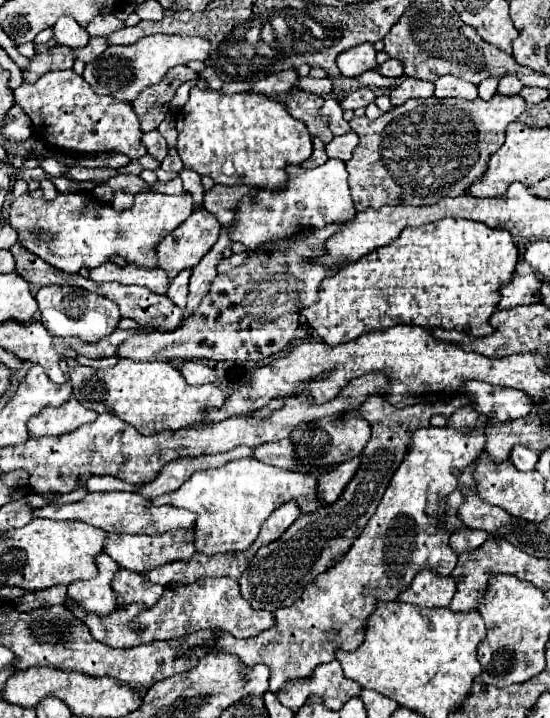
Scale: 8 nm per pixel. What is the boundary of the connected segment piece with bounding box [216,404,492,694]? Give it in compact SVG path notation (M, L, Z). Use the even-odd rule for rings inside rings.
M466 404L448 418L446 426L442 428L430 426L430 428L414 430L408 444L408 452L400 462L398 470L394 472L382 502L378 504L374 516L368 520L364 532L354 540L348 554L340 556L340 560L336 560L336 564L328 572L320 574L310 584L310 588L304 590L300 600L296 600L288 608L276 610L274 614L276 624L268 632L262 632L258 636L244 638L244 640L224 632L224 636L216 642L216 648L236 654L246 666L254 666L260 662L266 664L270 668L270 692L278 694L286 682L310 678L316 666L334 660L334 654L338 648L356 650L364 640L364 634L362 634L364 616L374 612L378 600L394 600L398 592L408 588L408 584L412 582L416 572L420 572L420 568L432 568L442 576L450 574L458 562L458 556L448 544L450 534L438 522L438 516L442 514L442 500L448 492L458 488L458 478L464 472L464 468L470 466L484 450L484 444L486 444L484 432L488 424L492 424L492 418L478 412L476 404Z

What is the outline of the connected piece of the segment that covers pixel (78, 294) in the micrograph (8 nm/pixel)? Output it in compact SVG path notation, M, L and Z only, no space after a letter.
M42 286L36 294L36 300L42 312L44 328L58 338L76 336L84 342L96 342L112 334L120 322L120 312L112 300L74 286Z

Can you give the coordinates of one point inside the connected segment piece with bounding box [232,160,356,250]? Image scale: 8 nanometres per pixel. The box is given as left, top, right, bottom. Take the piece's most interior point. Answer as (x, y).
(314, 198)

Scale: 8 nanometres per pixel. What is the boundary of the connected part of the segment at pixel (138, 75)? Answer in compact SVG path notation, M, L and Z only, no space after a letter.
M152 34L140 38L132 46L108 46L106 52L102 52L96 60L86 64L86 70L82 74L84 80L94 88L94 92L110 94L118 100L132 102L136 96L152 86L158 84L164 74L178 64L188 64L192 60L206 60L210 50L210 42L204 38L184 38L184 36L166 36L166 34Z

